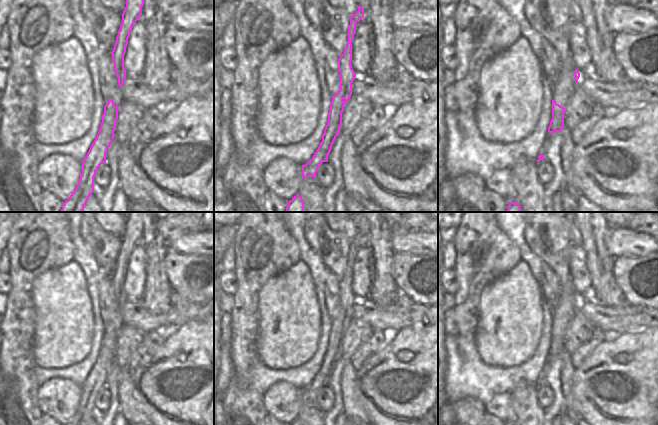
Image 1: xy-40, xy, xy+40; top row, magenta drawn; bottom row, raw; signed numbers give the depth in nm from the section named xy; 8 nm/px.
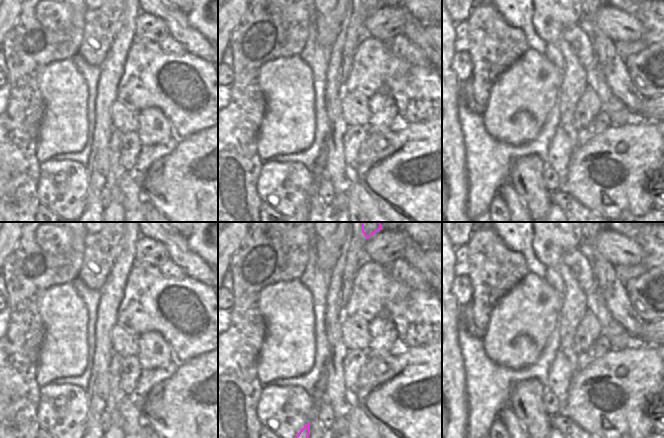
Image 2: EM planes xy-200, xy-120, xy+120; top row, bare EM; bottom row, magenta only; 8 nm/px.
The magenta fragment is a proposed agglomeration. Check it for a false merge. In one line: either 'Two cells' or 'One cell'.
One cell.

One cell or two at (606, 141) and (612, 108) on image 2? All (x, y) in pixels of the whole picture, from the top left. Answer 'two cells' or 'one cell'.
two cells

